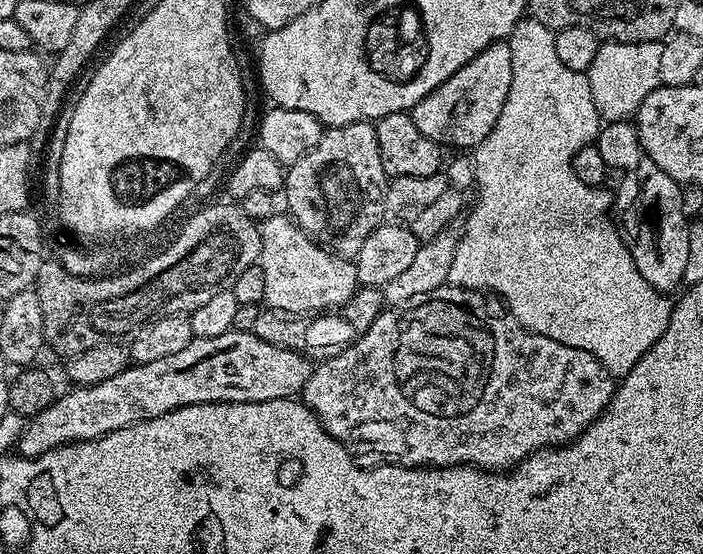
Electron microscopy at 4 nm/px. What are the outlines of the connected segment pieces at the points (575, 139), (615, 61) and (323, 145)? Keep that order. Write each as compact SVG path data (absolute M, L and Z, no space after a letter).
M522 18L506 38L512 55L510 94L506 94L506 102L502 106L502 114L498 114L498 122L494 122L494 130L490 130L488 137L474 149L475 187L480 188L480 202L474 212L467 213L467 216L469 215L468 221L466 221L467 216L463 221L463 224L465 223L464 232L462 228L462 235L456 242L456 253L454 254L456 264L450 262L448 284L458 288L467 288L470 284L484 284L481 292L485 294L492 294L494 289L500 288L496 296L504 303L512 300L512 305L507 308L508 311L511 312L516 308L514 312L520 312L520 317L516 320L519 324L524 325L529 332L537 332L546 338L556 336L554 342L562 342L566 346L574 346L578 350L586 350L594 358L598 358L598 362L613 378L623 378L638 362L638 358L642 358L642 354L646 354L646 350L650 350L650 346L654 346L654 342L658 342L658 338L662 338L663 332L660 328L666 330L668 319L672 313L673 301L665 293L650 286L646 282L646 278L642 278L642 274L638 274L632 256L628 253L628 247L624 245L624 240L620 237L620 229L610 215L614 208L613 193L607 192L607 187L591 188L586 186L586 182L578 182L578 178L574 178L572 159L574 154L578 154L578 150L582 150L582 146L587 145L586 138L589 137L586 136L586 128L580 128L580 124L566 124L566 110L556 108L556 59L558 59L558 54L554 47L555 37L556 32L542 26L542 22L531 18Z
M616 41L601 43L594 62L589 68L592 81L592 100L597 111L608 122L633 117L646 95L658 88L660 83L659 63L662 42L626 44Z
M371 121L328 128L312 151L289 165L284 195L289 215L316 242L337 255L354 258L364 240L383 224L389 179L378 152L376 127Z

